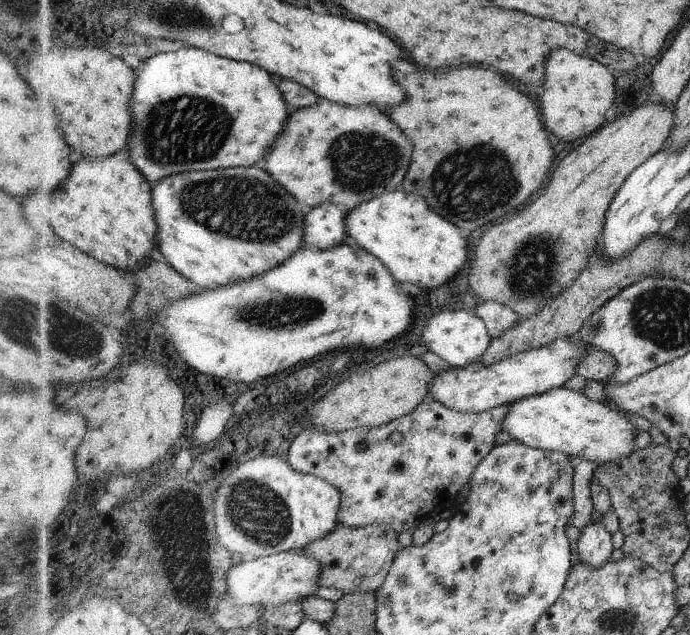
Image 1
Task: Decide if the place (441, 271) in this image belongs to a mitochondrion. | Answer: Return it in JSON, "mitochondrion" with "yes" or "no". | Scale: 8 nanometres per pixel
{"mitochondrion":"no"}

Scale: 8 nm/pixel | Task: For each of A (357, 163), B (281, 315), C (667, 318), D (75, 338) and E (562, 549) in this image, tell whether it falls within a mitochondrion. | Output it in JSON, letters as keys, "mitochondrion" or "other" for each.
{"A":"mitochondrion","B":"mitochondrion","C":"mitochondrion","D":"mitochondrion","E":"other"}

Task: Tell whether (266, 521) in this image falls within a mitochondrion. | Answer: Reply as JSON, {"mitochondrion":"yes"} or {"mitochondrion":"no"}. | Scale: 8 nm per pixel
{"mitochondrion":"yes"}

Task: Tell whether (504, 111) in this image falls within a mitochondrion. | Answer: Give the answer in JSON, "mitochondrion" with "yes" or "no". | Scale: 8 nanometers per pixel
{"mitochondrion":"no"}

